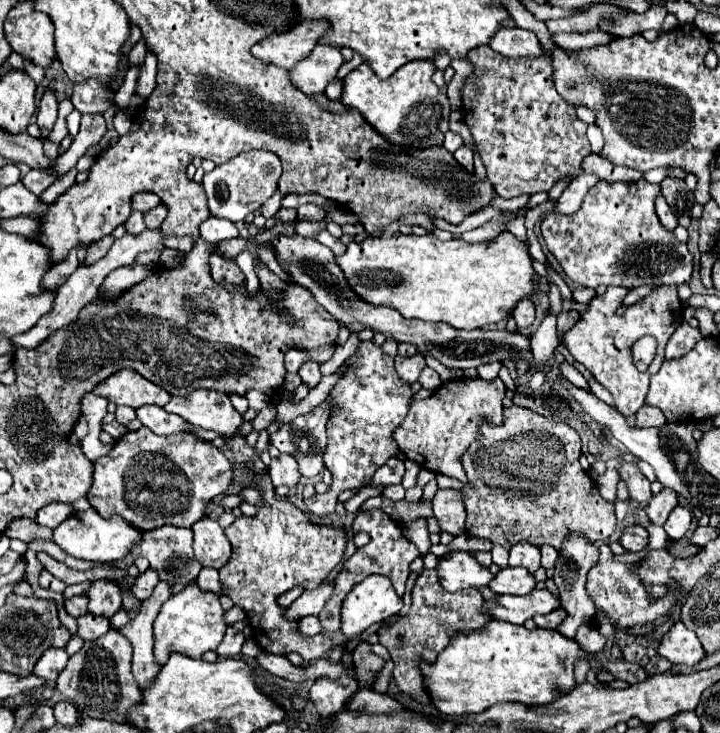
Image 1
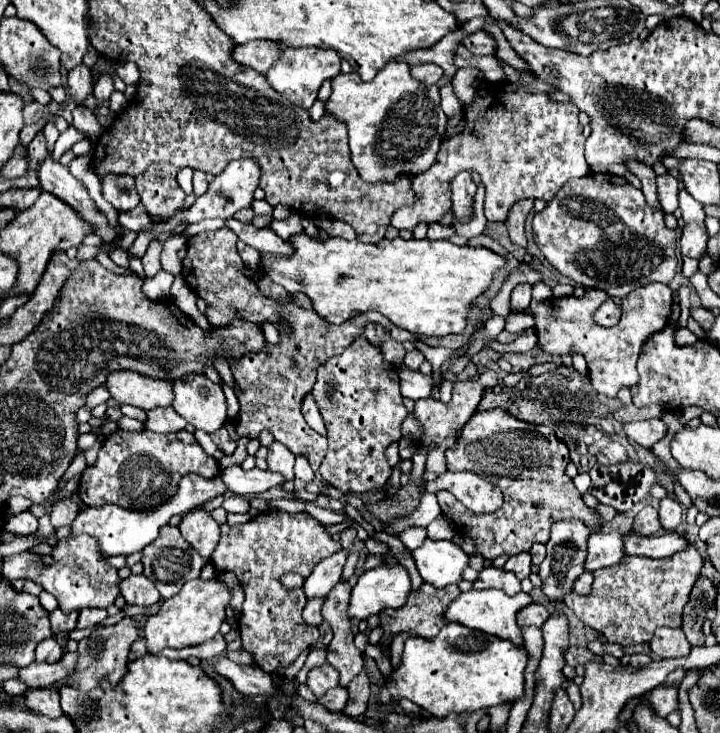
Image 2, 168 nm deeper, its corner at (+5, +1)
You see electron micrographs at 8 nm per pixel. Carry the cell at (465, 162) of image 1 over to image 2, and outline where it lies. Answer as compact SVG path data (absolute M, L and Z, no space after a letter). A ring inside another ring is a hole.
M461 172L451 182L453 190L453 222L469 222L473 218L473 196L477 190L477 184L471 180L469 172Z

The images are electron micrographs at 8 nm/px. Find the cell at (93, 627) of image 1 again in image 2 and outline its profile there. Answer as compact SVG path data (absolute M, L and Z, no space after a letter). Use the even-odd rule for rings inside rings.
M85 608L85 610L79 612L77 628L91 628L91 626L99 624L105 618L107 618L107 610L103 610L103 608Z

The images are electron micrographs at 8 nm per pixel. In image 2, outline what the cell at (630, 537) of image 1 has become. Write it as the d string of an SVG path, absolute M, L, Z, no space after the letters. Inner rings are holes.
M617 530L593 532L589 538L589 550L585 558L585 572L595 572L617 564L623 558L623 540Z

